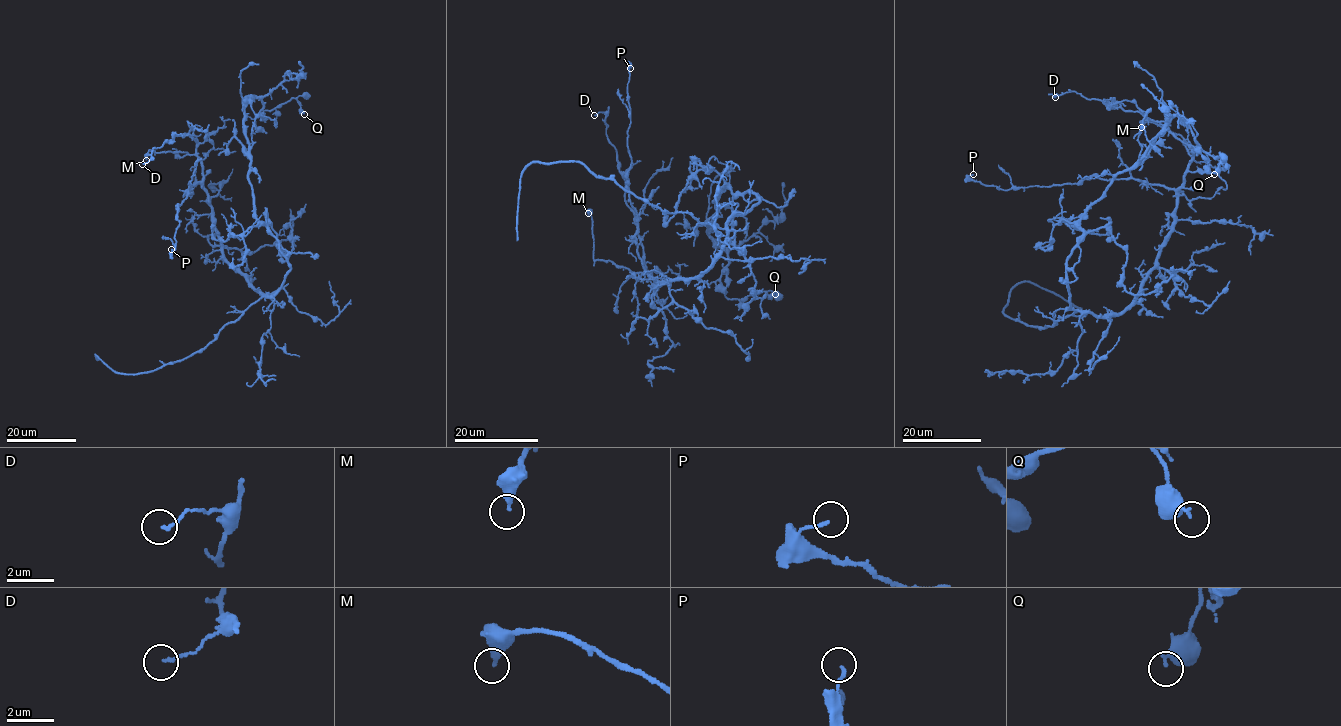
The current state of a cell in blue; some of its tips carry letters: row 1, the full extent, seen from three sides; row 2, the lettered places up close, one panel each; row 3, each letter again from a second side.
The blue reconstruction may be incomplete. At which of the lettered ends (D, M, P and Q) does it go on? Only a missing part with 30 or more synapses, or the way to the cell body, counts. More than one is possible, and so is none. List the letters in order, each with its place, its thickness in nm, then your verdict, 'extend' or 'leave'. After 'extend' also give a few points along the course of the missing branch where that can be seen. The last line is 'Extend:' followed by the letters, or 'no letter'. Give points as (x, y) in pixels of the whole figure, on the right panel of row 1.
D: (1055, 97) | 120 nm | leave
M: (1141, 127) | 340 nm | leave
P: (973, 174) | 120 nm | leave
Q: (1214, 174) | 280 nm | leave
Extend: no letter

